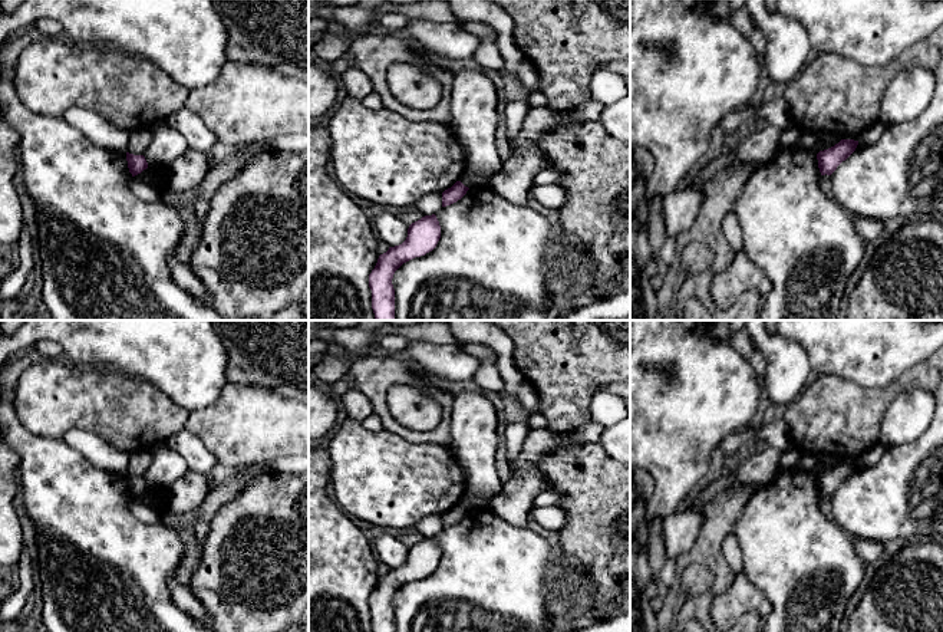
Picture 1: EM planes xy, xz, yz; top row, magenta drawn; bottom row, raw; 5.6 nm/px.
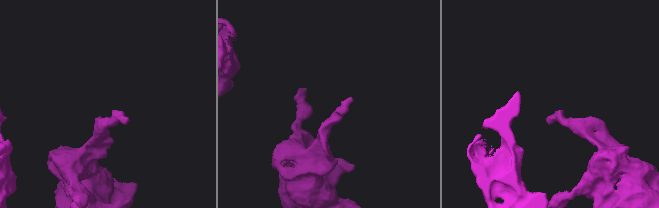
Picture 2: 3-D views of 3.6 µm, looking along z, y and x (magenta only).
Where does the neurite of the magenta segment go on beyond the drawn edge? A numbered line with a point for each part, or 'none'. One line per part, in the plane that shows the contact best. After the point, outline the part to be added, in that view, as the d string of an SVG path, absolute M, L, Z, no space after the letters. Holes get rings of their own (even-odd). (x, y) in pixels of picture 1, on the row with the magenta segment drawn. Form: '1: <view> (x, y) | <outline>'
none

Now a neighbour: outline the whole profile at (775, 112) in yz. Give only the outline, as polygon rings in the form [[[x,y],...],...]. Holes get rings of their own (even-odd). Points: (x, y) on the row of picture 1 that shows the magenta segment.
[[[779,95],[772,101],[755,101],[723,116],[719,122],[722,136],[732,139],[738,128],[749,118],[764,118],[766,124],[778,126],[782,131],[792,125],[788,103],[785,98]]]

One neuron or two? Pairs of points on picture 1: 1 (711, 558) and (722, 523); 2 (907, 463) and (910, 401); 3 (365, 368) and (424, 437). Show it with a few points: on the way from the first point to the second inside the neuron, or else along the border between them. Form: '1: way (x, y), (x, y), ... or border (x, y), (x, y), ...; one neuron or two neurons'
1: way (711, 549), (714, 532); one neuron
2: border (927, 427), (916, 438), (886, 448); two neurons
3: way (376, 389), (382, 411), (402, 431); one neuron

